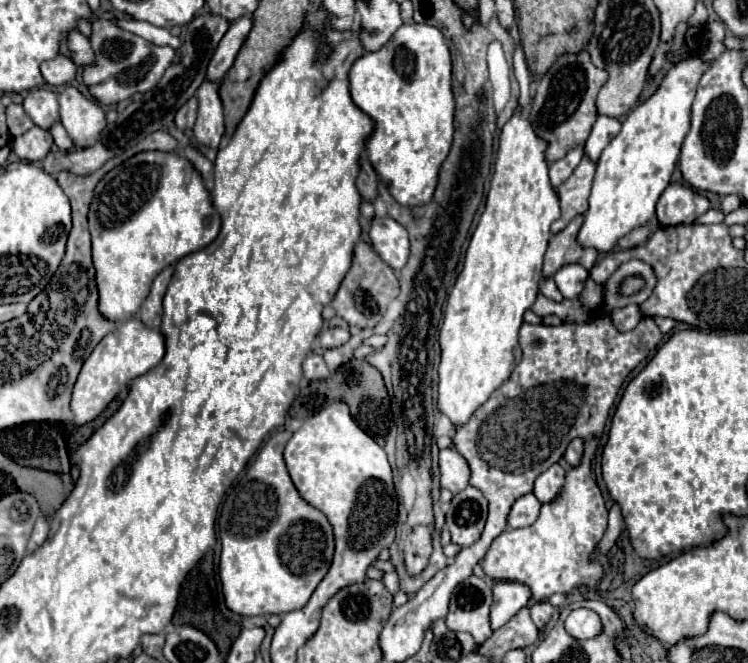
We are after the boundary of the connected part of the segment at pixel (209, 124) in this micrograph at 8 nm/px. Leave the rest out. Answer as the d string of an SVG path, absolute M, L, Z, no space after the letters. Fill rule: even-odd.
M207 79L197 89L199 115L197 115L193 133L199 143L209 145L209 147L217 147L225 131L225 113L223 113L223 103L219 97L219 87L221 87L221 81Z

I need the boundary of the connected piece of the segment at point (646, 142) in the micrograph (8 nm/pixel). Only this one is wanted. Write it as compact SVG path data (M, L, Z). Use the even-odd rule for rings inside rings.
M707 21L701 37L701 53L671 65L657 91L625 117L619 135L611 139L597 161L589 209L577 237L583 247L609 251L619 237L645 225L649 217L655 215L657 199L671 181L679 149L689 131L691 103L697 83L711 63L725 51L725 35L725 25L721 21Z

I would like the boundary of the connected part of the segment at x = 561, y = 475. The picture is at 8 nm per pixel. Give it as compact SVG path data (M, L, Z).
M555 463L553 467L549 467L547 471L543 471L543 473L535 479L535 487L533 487L535 497L537 497L541 503L551 501L551 499L561 491L563 479L565 479L565 469L563 469L559 463Z

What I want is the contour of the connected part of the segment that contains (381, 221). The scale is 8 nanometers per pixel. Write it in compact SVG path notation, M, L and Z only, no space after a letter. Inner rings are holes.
M373 217L369 221L369 237L373 249L381 255L381 259L393 267L401 269L409 257L409 237L403 225L399 225L391 217Z

